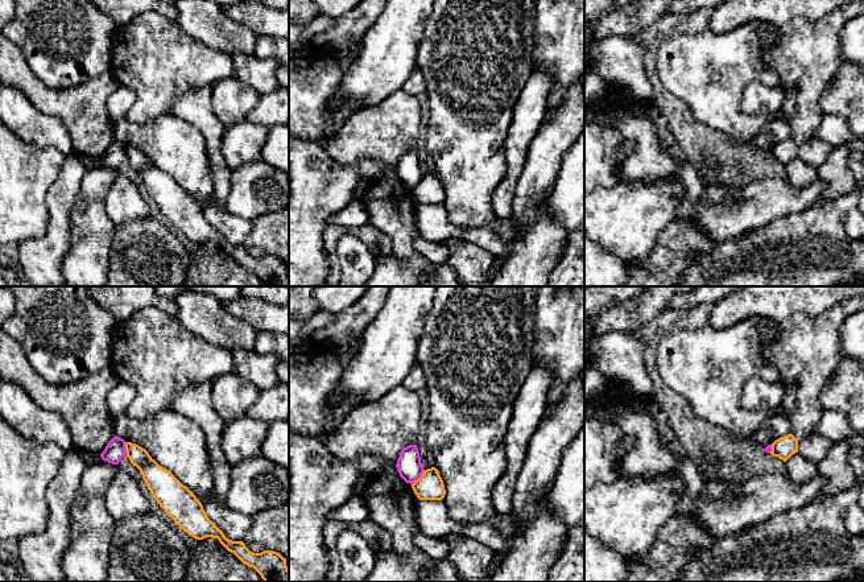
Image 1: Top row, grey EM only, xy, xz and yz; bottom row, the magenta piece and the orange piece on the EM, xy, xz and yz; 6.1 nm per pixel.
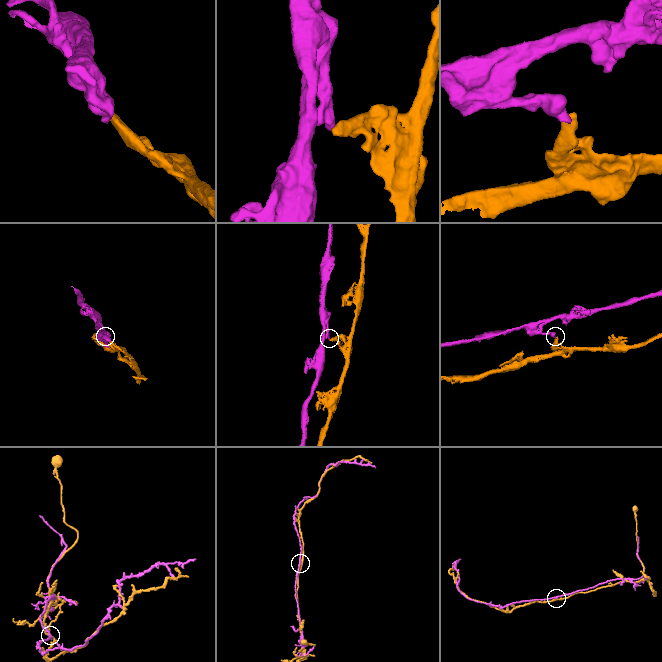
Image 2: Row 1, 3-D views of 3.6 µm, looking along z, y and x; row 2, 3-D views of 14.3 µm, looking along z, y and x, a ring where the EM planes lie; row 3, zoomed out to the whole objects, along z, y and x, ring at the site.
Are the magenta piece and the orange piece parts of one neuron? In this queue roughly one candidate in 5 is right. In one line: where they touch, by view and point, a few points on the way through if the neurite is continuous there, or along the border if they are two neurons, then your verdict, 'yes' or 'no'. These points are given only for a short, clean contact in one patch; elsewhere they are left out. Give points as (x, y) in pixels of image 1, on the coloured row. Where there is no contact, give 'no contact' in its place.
xz (418, 478) | along xz (424, 470), (412, 484) | no

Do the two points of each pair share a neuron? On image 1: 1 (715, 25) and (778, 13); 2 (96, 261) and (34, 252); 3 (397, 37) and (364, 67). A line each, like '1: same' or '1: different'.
1: same
2: different
3: same

